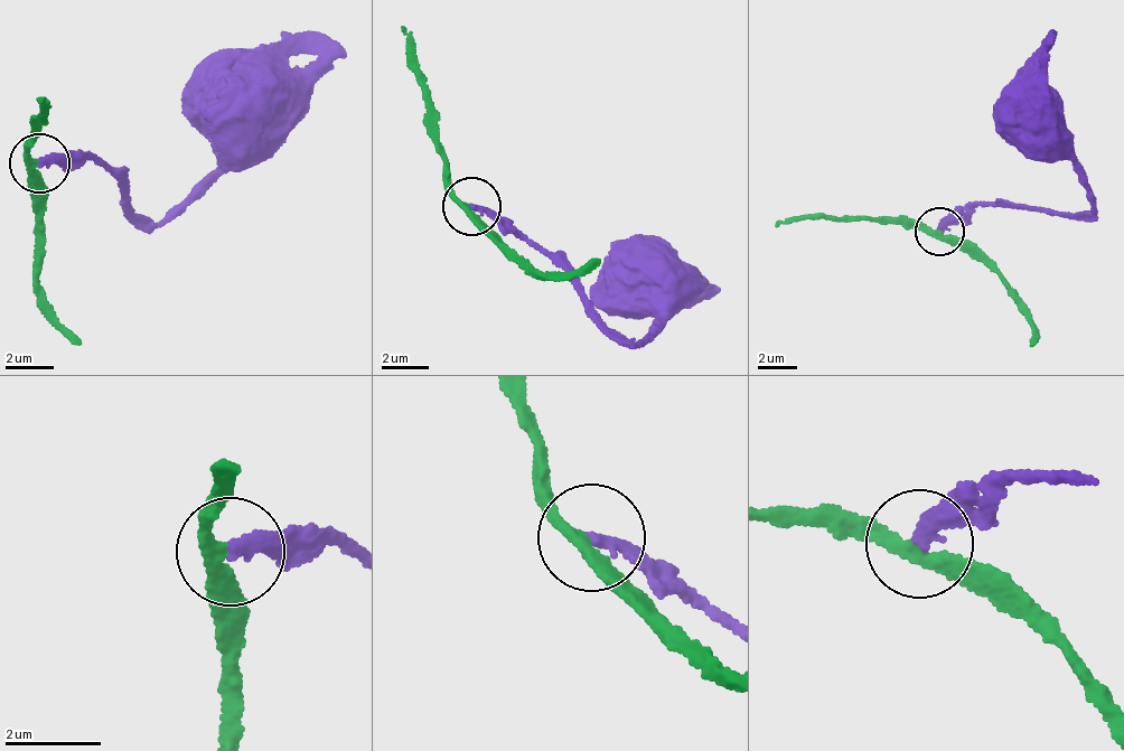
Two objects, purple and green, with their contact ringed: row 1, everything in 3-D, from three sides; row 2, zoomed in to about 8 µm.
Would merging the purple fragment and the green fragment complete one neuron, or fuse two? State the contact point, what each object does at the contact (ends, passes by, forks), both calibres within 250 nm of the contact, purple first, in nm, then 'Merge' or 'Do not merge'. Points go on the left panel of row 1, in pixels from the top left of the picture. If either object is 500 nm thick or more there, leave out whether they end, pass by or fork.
Place: (39, 163). At the ring purple ends. At the ring green passes by. Thickness 280 nm (purple) against 280 nm. Merge

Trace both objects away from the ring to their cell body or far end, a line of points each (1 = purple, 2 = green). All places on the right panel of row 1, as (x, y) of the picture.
1: (938, 230), (972, 203), (1062, 214), (1094, 207), (1069, 157), (1065, 138), (1038, 111)
2: (943, 230), (924, 223), (856, 218), (774, 226)

